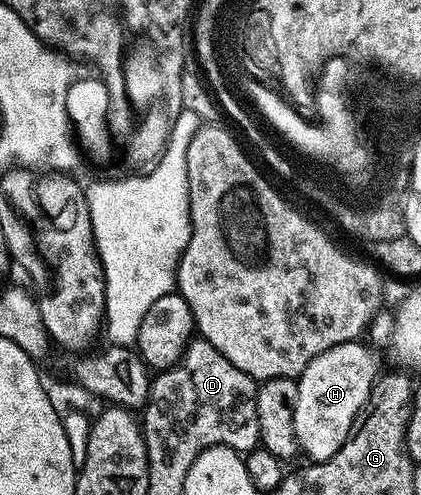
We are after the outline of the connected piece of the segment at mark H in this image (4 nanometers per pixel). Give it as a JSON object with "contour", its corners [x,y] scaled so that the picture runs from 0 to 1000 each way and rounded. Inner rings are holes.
{"contour":[[[865,689],[817,691],[739,727],[713,764],[703,766],[710,784],[710,808],[701,808],[701,877],[705,893],[727,927],[743,933],[774,933],[791,925],[805,905],[838,875],[862,830],[876,820],[876,798],[886,794],[886,776],[900,762],[895,723],[865,699]]]}

